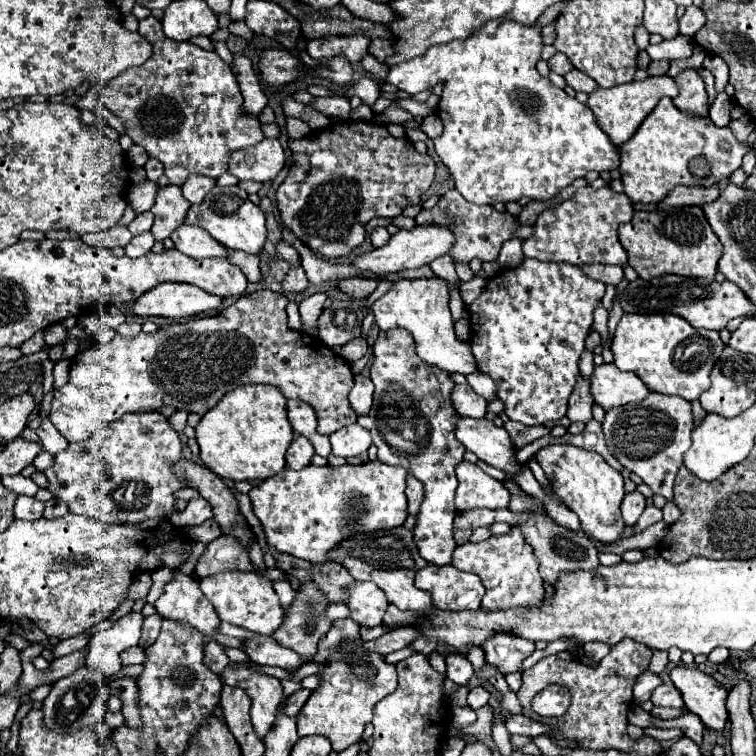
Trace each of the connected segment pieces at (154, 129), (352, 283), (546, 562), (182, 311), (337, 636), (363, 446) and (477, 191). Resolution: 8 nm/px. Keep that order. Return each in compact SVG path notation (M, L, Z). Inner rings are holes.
M147 16L139 22L139 34L151 42L151 58L145 64L129 68L127 72L109 80L99 92L101 100L127 126L127 134L133 138L133 142L143 146L151 158L163 162L165 176L171 184L181 186L189 174L219 178L223 172L227 172L229 156L235 150L259 144L265 138L261 132L261 122L243 112L239 82L235 80L231 68L217 56L217 52L203 50L191 42L173 44L173 40L165 40L165 34L161 32L161 20L155 16Z
M347 278L347 280L339 280L337 286L349 298L365 300L377 288L377 282L375 280L367 280L367 278Z
M507 476L503 480L505 488L509 490L511 498L509 498L509 510L515 514L527 514L527 518L517 524L523 532L523 538L527 540L527 544L533 546L535 556L539 560L539 574L543 580L547 580L549 584L557 582L559 572L575 572L575 570L595 570L599 566L599 558L597 558L597 548L593 546L593 542L589 538L577 536L573 530L563 528L559 524L555 524L541 506L537 506L529 496L521 496L521 488L517 486L515 480L511 480L511 476Z
M169 282L169 284L157 284L155 288L139 296L133 302L131 312L141 318L163 316L163 318L181 320L217 308L221 302L223 298L207 294L197 286Z
M349 618L335 620L331 630L321 638L315 662L325 662L327 666L321 670L319 688L311 694L297 716L299 736L321 734L329 738L335 752L341 752L361 740L365 724L373 718L375 702L397 688L397 672L393 664L387 664L381 654L367 652L355 642L345 644L343 638L359 638L359 624Z
M357 422L333 432L329 438L331 438L333 454L335 456L343 456L343 458L359 456L361 452L367 452L369 446L371 446L369 430L361 428Z
M491 20L485 28L473 32L469 40L433 46L409 62L395 64L387 76L389 84L409 94L445 82L443 98L439 100L439 118L445 128L433 142L437 156L455 180L455 190L467 202L497 204L513 202L521 196L531 200L551 200L573 180L585 178L589 170L611 172L619 168L619 152L609 136L597 126L591 110L537 72L535 64L541 60L541 50L541 26L525 26L515 20Z

